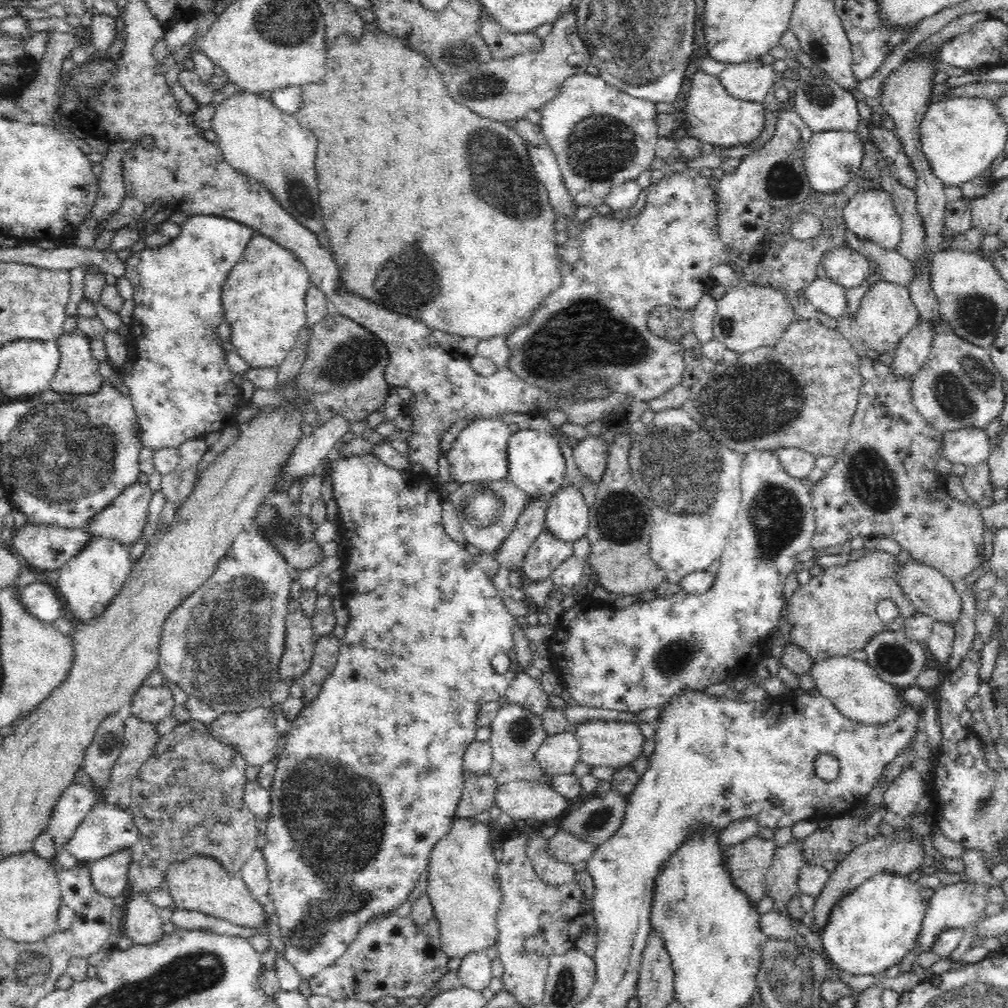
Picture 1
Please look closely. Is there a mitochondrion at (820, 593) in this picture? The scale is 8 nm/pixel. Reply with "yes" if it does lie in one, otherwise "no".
no

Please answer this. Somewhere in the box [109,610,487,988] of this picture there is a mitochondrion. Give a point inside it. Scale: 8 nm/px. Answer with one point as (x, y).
(340, 815)

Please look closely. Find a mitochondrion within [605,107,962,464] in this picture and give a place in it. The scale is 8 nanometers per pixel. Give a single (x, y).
(762, 400)

